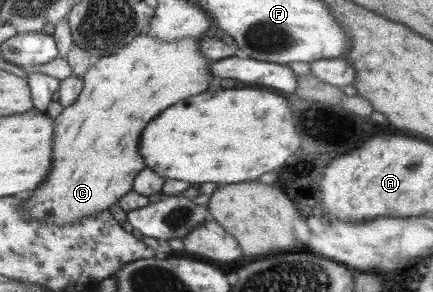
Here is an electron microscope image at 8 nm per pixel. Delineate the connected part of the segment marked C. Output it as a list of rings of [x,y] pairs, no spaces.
[[[150,21],[144,32],[138,34],[127,46],[101,57],[88,66],[83,77],[83,88],[72,105],[63,108],[54,119],[54,169],[46,177],[48,181],[34,191],[28,203],[25,202],[25,216],[38,220],[48,220],[58,225],[70,224],[76,220],[92,216],[100,211],[109,210],[118,199],[133,190],[133,182],[138,173],[146,167],[142,154],[138,150],[140,135],[150,121],[160,115],[170,105],[206,91],[214,76],[210,74],[210,61],[198,46],[198,38],[186,37],[172,42],[162,42],[156,36],[148,34]]]

